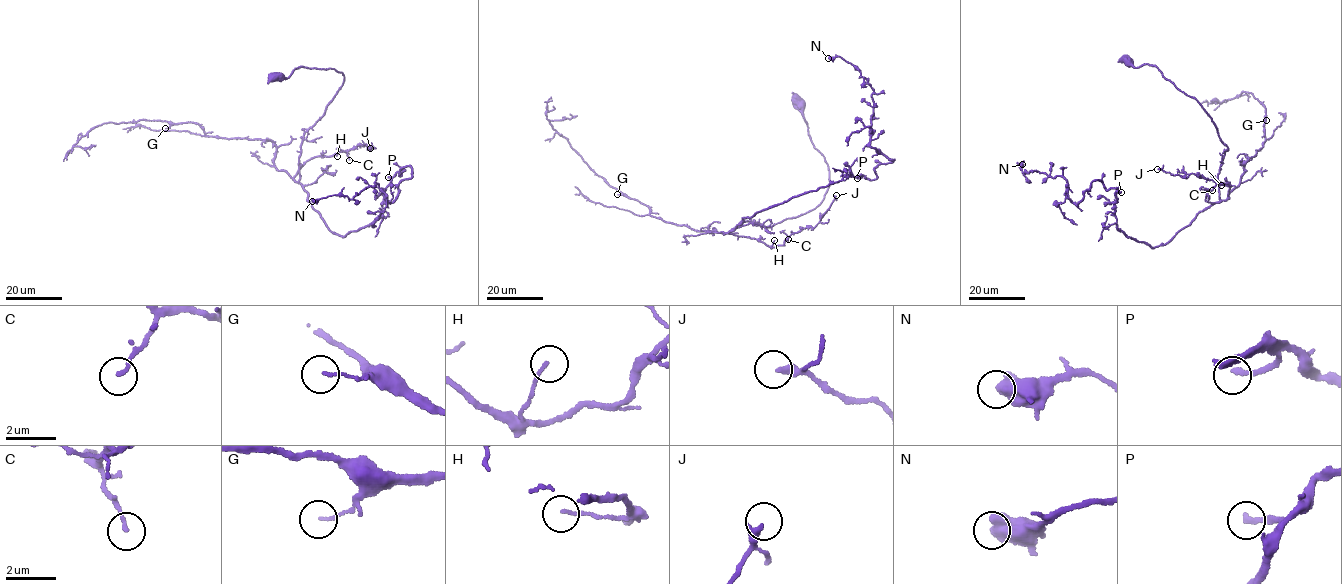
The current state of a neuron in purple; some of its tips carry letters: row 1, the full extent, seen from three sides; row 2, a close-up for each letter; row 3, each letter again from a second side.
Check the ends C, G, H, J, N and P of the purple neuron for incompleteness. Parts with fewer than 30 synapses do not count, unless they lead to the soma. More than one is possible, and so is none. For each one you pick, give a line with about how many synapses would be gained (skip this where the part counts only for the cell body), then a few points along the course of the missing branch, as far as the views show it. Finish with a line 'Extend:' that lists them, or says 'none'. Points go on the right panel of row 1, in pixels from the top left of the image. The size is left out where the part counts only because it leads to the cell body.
P: 70 syn | (1121, 192), (1122, 185), (1133, 179), (1133, 174), (1121, 167), (1129, 161)
Extend: P

